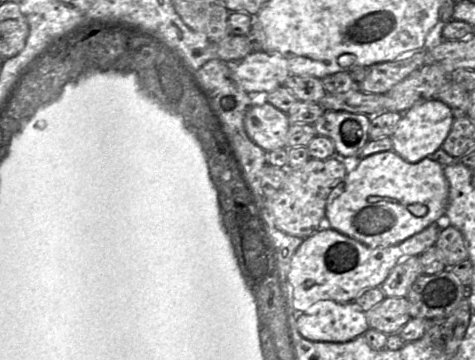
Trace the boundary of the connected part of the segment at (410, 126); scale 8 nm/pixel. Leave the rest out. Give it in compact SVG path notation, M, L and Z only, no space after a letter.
M430 99L412 106L402 113L391 136L393 148L400 157L416 163L441 148L452 127L454 117L449 106L438 99Z

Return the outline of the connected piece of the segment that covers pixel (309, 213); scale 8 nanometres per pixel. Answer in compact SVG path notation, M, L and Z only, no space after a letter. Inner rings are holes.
M336 157L326 160L309 158L300 167L286 170L288 175L283 187L274 195L266 196L267 206L280 231L306 239L326 224L327 199L332 190L344 182L347 171Z

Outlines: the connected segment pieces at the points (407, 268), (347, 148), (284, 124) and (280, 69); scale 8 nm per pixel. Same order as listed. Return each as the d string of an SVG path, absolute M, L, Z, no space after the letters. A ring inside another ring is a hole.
M419 256L406 257L390 271L380 289L385 297L406 297L412 284L422 274Z
M325 110L312 125L317 135L328 137L333 141L336 154L343 157L359 157L360 151L370 140L370 117L365 114Z
M264 101L253 104L244 118L248 137L266 152L286 147L290 122L286 113Z
M253 51L242 60L230 64L233 79L248 93L270 93L279 86L284 85L290 74L287 60L276 52Z

